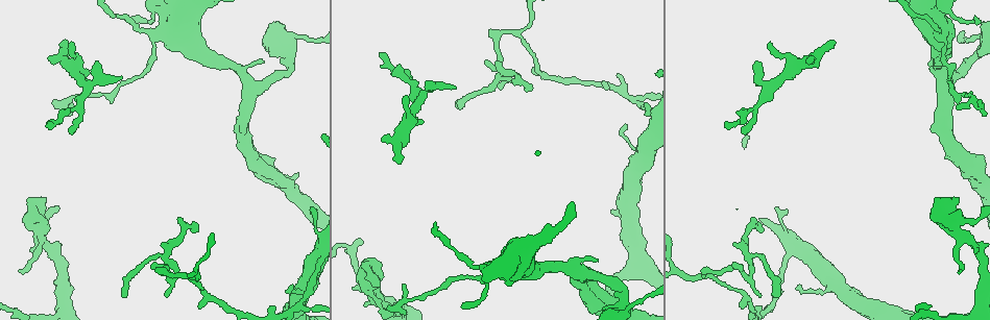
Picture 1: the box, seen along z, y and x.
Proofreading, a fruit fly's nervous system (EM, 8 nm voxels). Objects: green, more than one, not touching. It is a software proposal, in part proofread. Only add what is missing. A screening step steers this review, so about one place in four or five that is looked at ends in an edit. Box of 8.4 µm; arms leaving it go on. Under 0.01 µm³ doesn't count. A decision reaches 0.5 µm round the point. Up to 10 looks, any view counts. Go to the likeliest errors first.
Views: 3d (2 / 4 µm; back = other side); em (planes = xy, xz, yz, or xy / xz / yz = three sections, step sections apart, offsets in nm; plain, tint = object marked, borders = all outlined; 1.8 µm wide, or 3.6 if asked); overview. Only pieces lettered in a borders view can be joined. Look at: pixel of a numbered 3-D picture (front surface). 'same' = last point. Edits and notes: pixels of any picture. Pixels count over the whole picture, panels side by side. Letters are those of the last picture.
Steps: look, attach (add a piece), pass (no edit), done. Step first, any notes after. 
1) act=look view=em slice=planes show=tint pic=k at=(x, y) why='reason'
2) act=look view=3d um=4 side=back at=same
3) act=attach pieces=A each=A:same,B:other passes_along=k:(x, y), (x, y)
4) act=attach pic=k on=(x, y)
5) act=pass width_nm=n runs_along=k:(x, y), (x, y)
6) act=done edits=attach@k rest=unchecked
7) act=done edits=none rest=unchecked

act=look view=em um=3.6 slice=xy step=4 show=plain pic=1 at=(367, 285) why='two arms in line, one across'

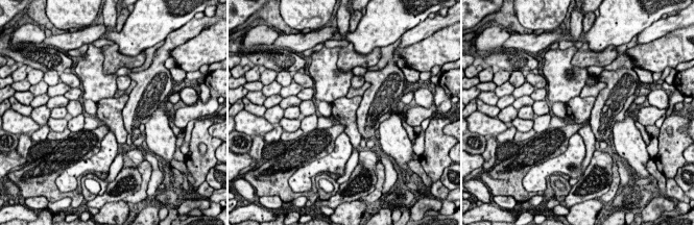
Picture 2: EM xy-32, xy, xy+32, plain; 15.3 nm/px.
act=look view=em um=3.6 slice=xy step=4 show=tint at=same why='with the object marked'

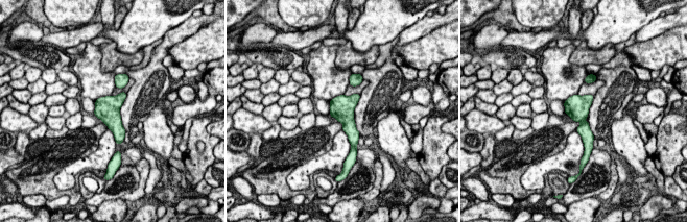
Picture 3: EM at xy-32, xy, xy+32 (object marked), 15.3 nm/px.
act=look view=em um=3.6 slice=xy step=4 show=borders at=same why='see the neighbours'

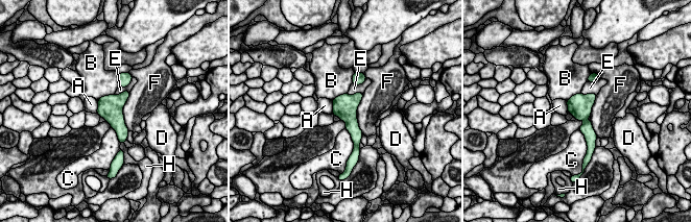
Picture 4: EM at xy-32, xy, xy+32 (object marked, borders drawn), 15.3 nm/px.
act=pass width_nm=360 each=A:other,B:other,C:other,D:other,E:other,F:other,H:other border=4:(580, 93), (596, 95) found='none of them fits'

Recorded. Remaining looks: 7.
act=look view=em slice=planes show=borders pic=1 at=(749, 259) why='abrupt turn'

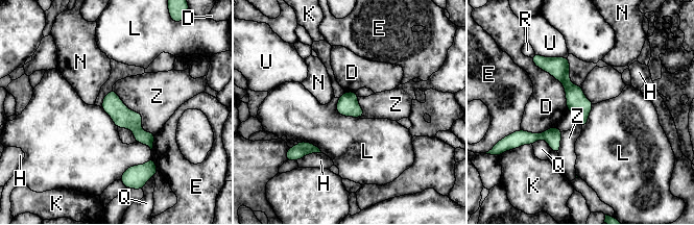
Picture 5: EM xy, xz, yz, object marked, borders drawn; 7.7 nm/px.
act=pass each=D:other,E:other,H:other,K:other,L:other,N:other,Q:other,R:other,U:other,Z:other border=5:(151, 156), (129, 166), (119, 179) found='no lettered piece goes on from it'

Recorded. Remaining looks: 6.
act=look view=3d um=2 pic=1 at=(754, 63) why='an open end'

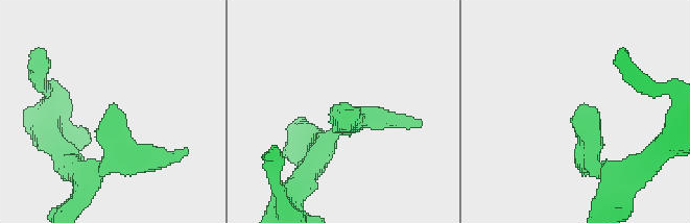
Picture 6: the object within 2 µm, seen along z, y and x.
act=look view=em slice=planes show=borders pic=6 at=(116, 105) why='need the tissue'

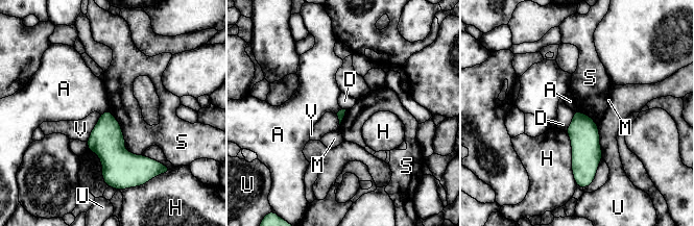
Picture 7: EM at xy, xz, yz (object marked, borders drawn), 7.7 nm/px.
act=pass each=A:other,D:other,H:other,M:other,S:other,U:other,V:other border=7:(110, 109), (126, 140) found='no lettered piece goes on from it'

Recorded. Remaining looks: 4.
act=look view=3d um=4 pic=1 at=(260, 61)

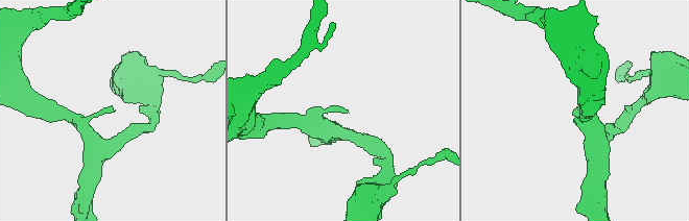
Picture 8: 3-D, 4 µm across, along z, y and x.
act=look view=em slice=xy step=8 show=borders pic=8 at=(347, 113) why='shape alone is not enough'

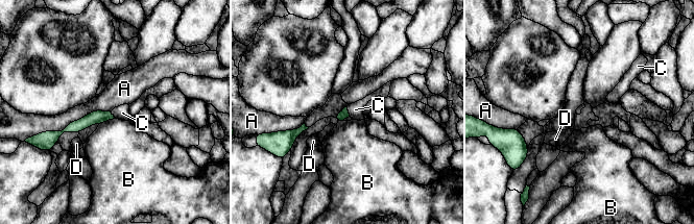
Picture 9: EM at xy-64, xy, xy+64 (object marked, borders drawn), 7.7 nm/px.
act=look view=em slice=planes show=borders at=same

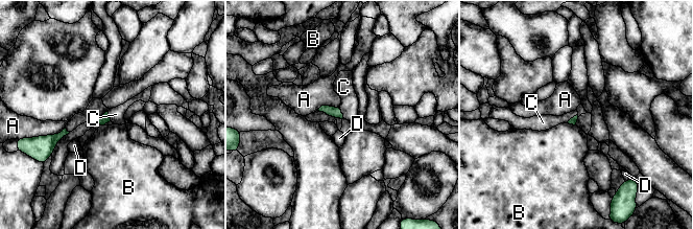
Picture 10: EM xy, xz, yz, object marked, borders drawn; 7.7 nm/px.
act=attach pieces=C each=A:other,B:other,C:same,D:other found='the cell continues'

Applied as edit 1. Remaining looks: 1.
act=done edits=attach@10 rest=unchecked

